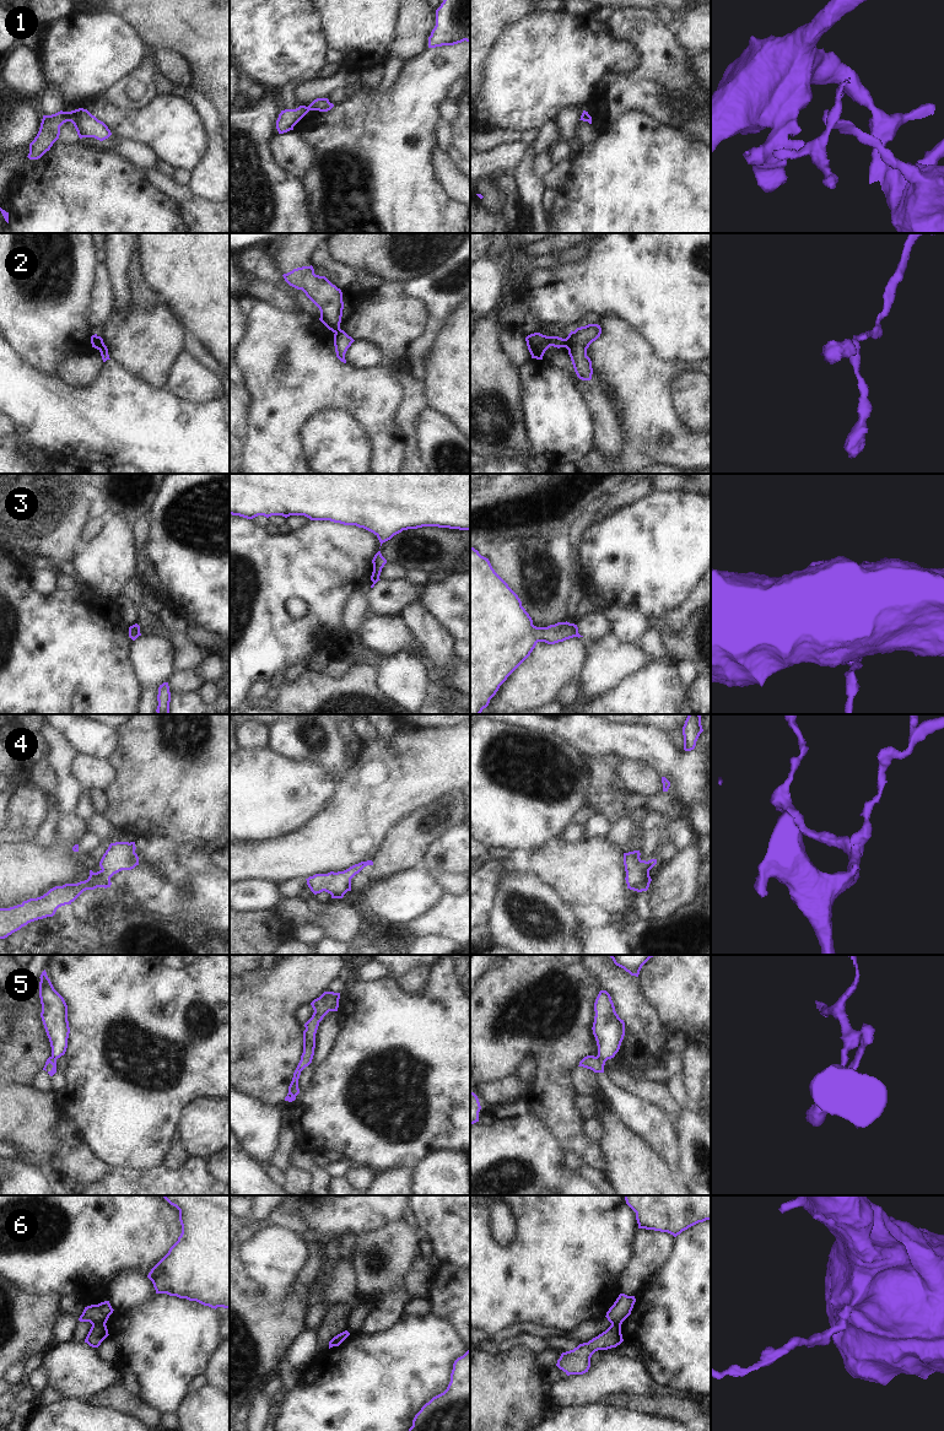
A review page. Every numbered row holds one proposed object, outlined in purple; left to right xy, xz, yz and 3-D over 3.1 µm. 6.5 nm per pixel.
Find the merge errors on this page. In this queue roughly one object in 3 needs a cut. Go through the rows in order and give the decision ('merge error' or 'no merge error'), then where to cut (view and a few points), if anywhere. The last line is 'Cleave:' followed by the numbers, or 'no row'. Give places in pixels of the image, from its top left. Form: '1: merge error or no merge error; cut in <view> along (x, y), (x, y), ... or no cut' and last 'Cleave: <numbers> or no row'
1: merge error; cut in xy along (69, 112), (68, 120)
2: merge error; cut in yz along (567, 338), (565, 346)
3: merge error; cut in xz along (378, 578), (373, 583)
4: no merge error; no cut
5: merge error; cut in yz along (597, 1056), (605, 1060)
6: merge error; cut in xy along (104, 1322), (97, 1322), (92, 1326)
Cleave: 1, 2, 3, 5, 6

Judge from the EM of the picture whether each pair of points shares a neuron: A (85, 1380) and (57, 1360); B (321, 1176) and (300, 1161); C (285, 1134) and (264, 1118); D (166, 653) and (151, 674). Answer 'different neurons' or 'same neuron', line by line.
A: same neuron
B: same neuron
C: different neurons
D: same neuron

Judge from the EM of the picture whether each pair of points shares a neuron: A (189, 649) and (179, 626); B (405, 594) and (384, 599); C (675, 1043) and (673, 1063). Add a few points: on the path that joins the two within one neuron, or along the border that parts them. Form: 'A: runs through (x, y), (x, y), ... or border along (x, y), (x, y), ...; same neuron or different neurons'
A: runs through (183, 643), (179, 640), (179, 632); same neuron
B: runs through (400, 594), (389, 598); same neuron
C: border along (683, 1052), (670, 1051), (663, 1056); different neurons

